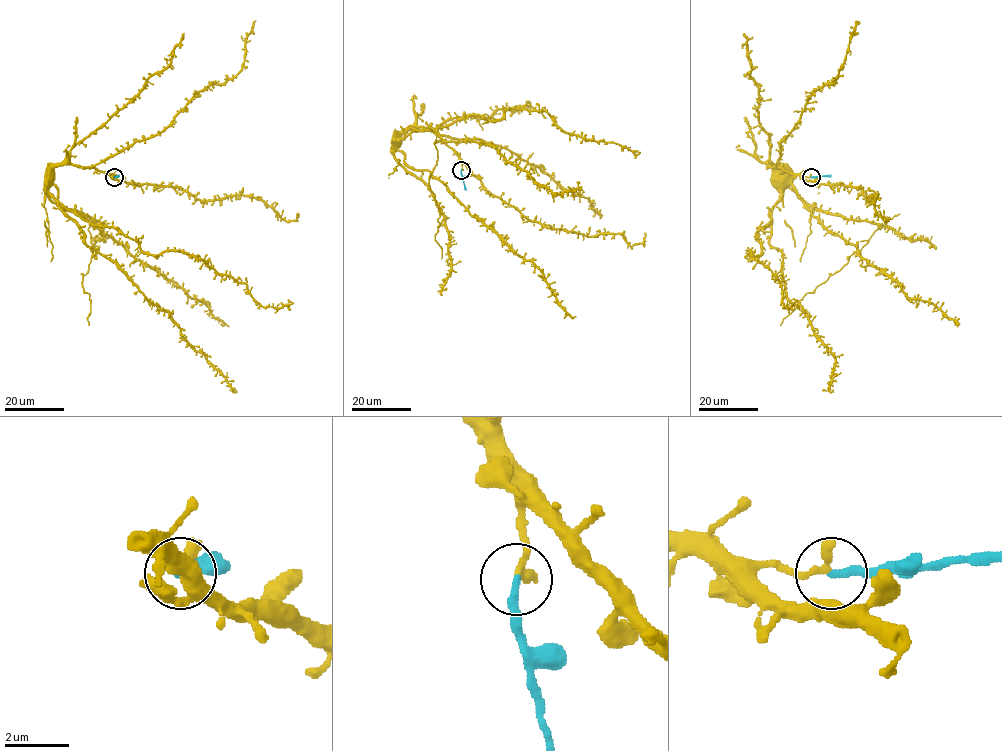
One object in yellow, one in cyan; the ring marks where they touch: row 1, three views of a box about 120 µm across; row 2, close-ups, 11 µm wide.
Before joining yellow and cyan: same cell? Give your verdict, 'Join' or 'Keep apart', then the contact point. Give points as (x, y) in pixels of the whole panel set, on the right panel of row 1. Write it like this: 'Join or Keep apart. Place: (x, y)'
Keep apart. Place: (811, 177)

